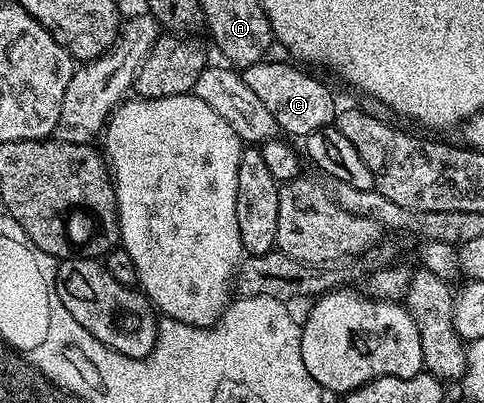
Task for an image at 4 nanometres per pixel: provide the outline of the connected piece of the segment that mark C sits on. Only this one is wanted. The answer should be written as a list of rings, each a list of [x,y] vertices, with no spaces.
[[[263,60],[245,67],[241,71],[244,84],[260,96],[260,101],[268,112],[276,120],[279,131],[283,135],[299,134],[305,136],[316,132],[320,128],[331,125],[336,117],[336,105],[334,106],[334,94],[318,78],[305,74],[303,67],[289,66],[286,62],[270,62]]]

